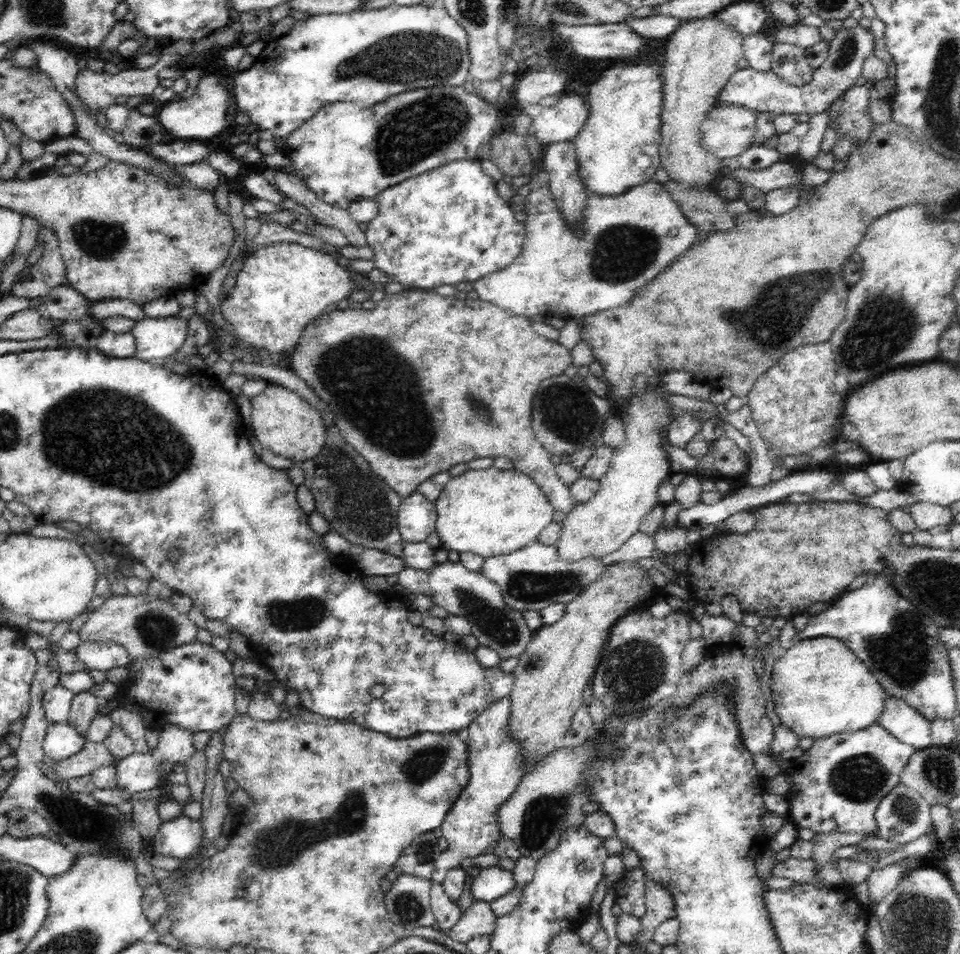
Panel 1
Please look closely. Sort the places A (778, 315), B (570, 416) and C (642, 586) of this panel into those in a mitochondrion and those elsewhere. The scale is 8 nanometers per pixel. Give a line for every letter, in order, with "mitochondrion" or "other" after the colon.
A: mitochondrion
B: mitochondrion
C: mitochondrion

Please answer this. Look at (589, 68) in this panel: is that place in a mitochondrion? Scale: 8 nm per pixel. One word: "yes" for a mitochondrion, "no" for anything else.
no

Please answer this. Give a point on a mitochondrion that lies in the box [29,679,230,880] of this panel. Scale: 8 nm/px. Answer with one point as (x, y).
(81, 822)

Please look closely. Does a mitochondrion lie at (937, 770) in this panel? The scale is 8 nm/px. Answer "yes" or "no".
yes

